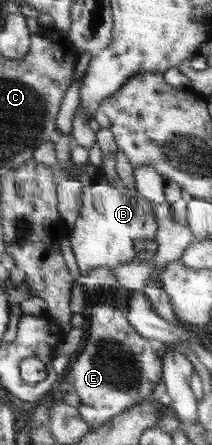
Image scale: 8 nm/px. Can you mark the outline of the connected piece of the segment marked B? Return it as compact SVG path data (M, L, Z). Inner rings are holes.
M106 178L94 179L91 185L82 189L81 208L79 216L68 233L71 248L78 264L80 274L85 276L97 266L122 265L135 255L133 242L135 240L154 240L158 231L158 222L154 215L154 206L148 198L139 193L123 193Z

